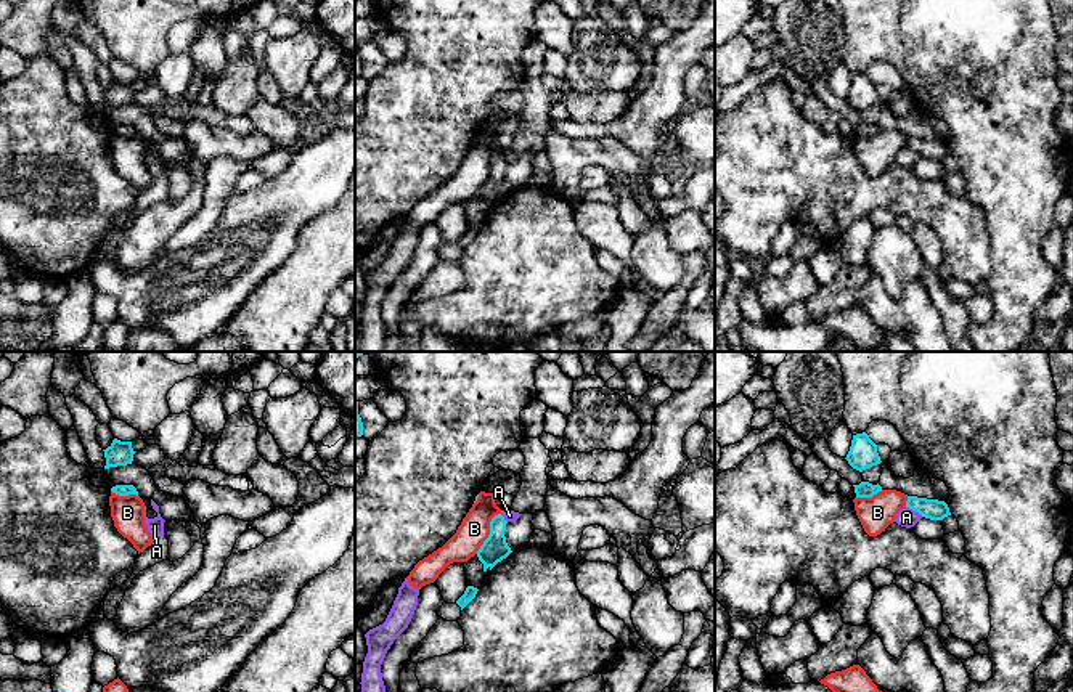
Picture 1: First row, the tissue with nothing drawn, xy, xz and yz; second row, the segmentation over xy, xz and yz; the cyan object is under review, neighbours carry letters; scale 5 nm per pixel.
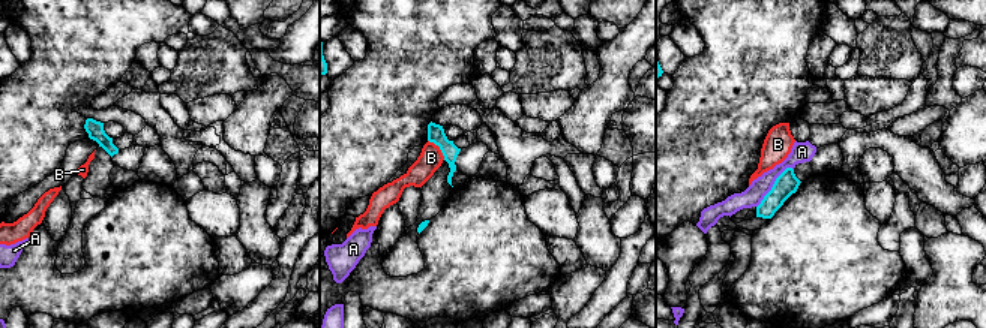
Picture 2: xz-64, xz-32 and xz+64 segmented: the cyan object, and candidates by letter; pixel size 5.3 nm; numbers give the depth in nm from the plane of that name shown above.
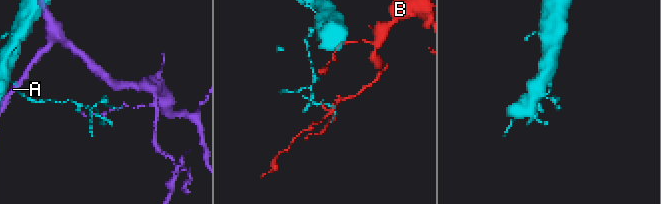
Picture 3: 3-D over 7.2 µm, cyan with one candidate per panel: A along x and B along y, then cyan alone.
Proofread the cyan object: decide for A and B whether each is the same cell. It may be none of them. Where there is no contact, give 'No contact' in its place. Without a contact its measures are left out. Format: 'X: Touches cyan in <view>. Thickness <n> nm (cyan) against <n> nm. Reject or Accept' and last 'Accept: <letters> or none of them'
A: Touches cyan in yz. Thickness 110 nm (cyan) against 100 nm. Reject
B: Touches cyan in xz. Thickness 130 nm (cyan) against 150 nm. Reject
Accept: none of them

